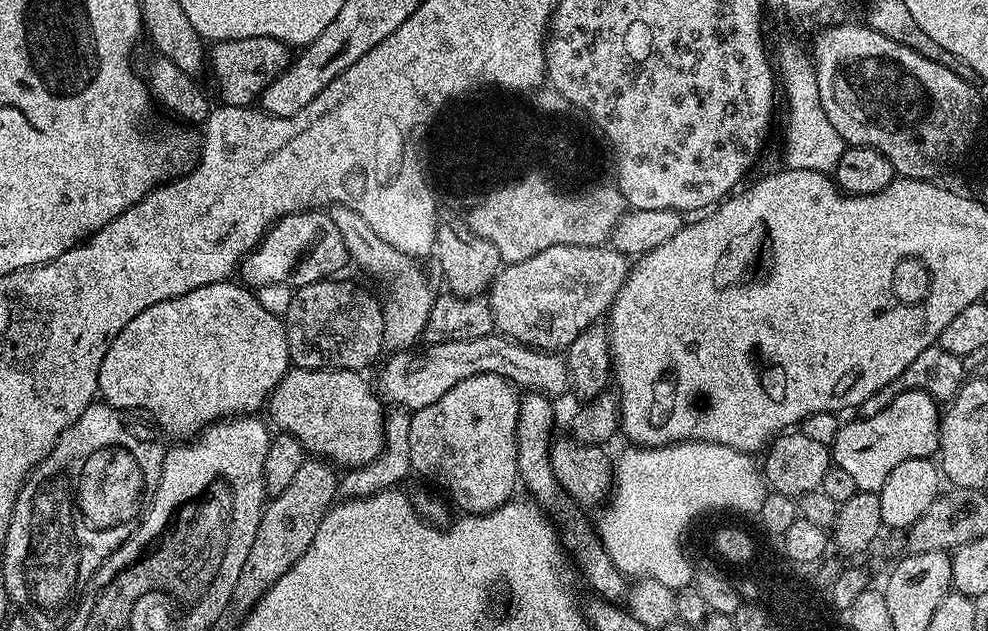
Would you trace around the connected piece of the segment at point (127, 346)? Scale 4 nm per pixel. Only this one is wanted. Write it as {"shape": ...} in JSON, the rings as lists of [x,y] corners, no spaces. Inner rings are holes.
{"shape":[[[220,280],[217,284],[202,286],[185,296],[179,296],[166,302],[158,302],[158,306],[150,306],[150,310],[142,310],[138,314],[138,318],[134,318],[134,322],[127,324],[122,330],[122,334],[118,334],[118,338],[114,338],[110,350],[106,350],[106,358],[102,358],[102,366],[98,374],[99,395],[117,410],[141,408],[142,411],[149,412],[160,423],[162,431],[169,432],[172,436],[180,436],[176,438],[192,438],[203,432],[210,424],[229,418],[259,413],[261,411],[259,408],[265,407],[272,391],[290,369],[284,321],[277,313],[275,316],[270,309],[263,308],[256,301],[257,293],[255,291],[249,290],[241,283],[232,283],[228,280]]]}

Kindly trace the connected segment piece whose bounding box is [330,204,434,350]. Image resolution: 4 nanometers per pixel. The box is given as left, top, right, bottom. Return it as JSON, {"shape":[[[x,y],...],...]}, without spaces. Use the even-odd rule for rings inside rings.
{"shape":[[[333,204],[330,208],[331,227],[342,236],[345,248],[350,254],[351,263],[357,264],[368,276],[384,283],[388,291],[388,301],[383,301],[384,309],[384,347],[388,350],[408,350],[417,343],[419,336],[428,327],[428,315],[432,309],[434,291],[432,284],[424,277],[417,261],[411,256],[402,254],[390,246],[390,242],[382,242],[374,230],[370,230],[370,222],[358,214],[358,210],[350,210],[341,204]]]}

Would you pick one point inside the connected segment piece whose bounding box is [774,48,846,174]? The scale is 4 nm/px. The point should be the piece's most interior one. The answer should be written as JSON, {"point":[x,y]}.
{"point":[813,144]}

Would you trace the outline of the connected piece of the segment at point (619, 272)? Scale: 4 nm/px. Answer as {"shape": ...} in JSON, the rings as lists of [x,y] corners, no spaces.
{"shape":[[[609,245],[550,246],[526,262],[505,265],[492,281],[486,296],[486,303],[492,311],[493,327],[501,335],[541,351],[567,349],[578,335],[592,327],[611,309],[629,269],[629,257]]]}

